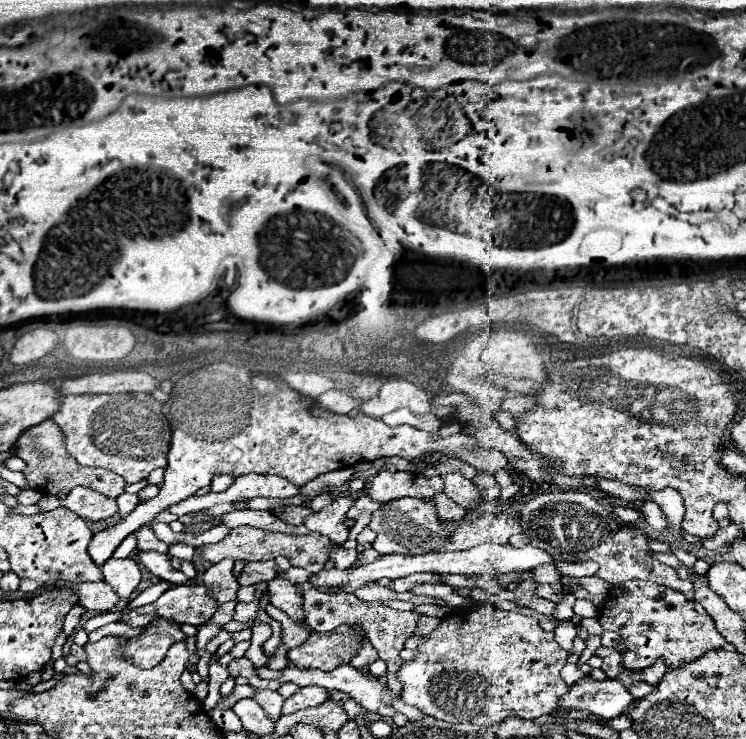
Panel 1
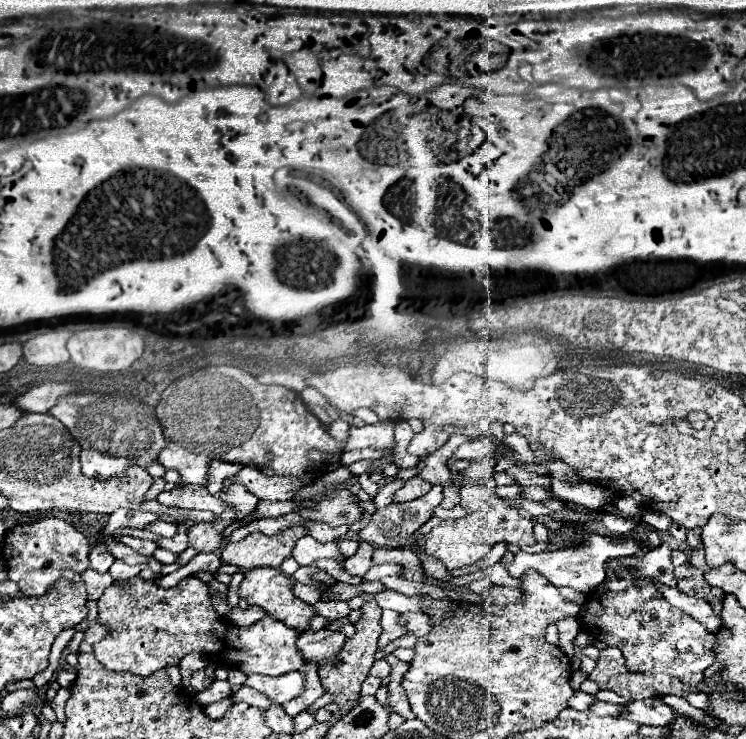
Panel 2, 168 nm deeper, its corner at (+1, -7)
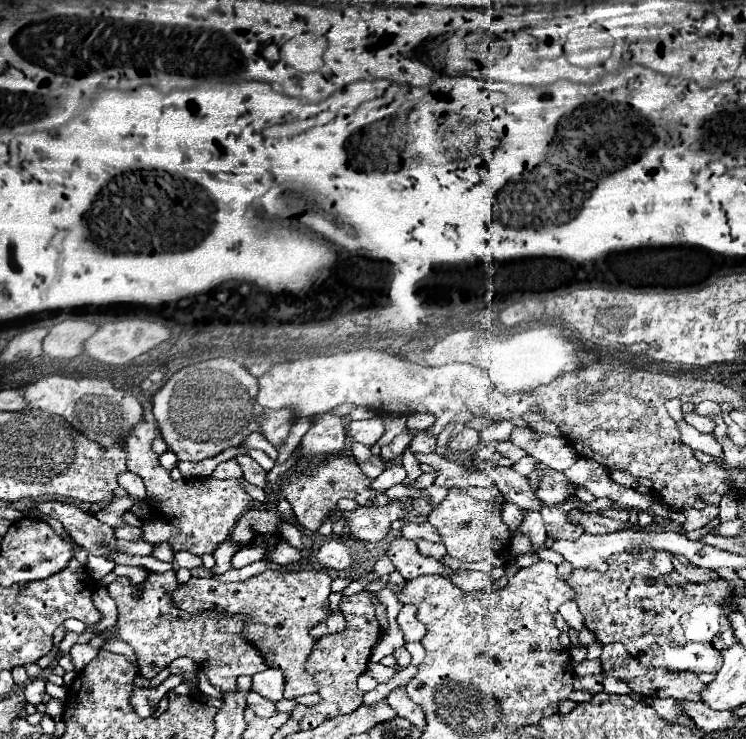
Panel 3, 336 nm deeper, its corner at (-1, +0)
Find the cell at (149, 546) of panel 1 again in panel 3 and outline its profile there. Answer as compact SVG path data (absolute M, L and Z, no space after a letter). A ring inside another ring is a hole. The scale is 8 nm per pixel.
M122 525L122 527L116 527L114 531L116 531L116 537L124 539L124 541L140 541L142 539L142 529L138 529L138 527Z

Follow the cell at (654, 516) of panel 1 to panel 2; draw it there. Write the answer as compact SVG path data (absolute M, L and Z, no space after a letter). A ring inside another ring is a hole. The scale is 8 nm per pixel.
M662 542L642 558L610 560L606 564L606 580L588 594L578 618L582 628L596 640L622 650L628 670L642 674L666 672L680 678L680 682L696 686L704 680L704 670L716 660L716 634L708 632L704 624L696 622L682 610L672 608L656 590L656 582L677 585L671 553L672 550Z

